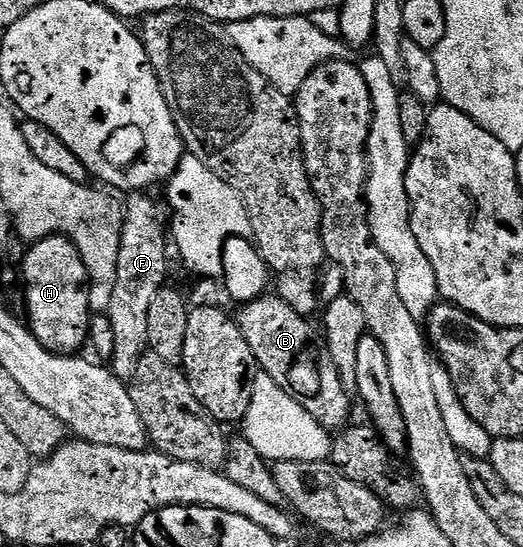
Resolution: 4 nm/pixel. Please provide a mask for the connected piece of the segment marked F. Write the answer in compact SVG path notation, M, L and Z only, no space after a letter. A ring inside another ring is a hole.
M133 193L128 196L129 200L124 200L123 203L123 214L125 217L125 224L121 230L121 240L119 241L119 261L117 262L117 272L115 273L115 289L111 289L111 305L107 312L109 319L111 321L112 331L115 332L115 351L114 355L111 358L111 370L118 379L122 381L128 381L132 379L133 374L135 373L135 365L139 365L141 356L145 353L148 348L149 342L147 341L147 313L151 310L151 300L155 297L155 293L159 293L159 289L163 286L166 286L167 280L165 279L169 275L169 251L171 255L171 243L167 238L167 228L171 223L171 215L167 210L166 204L161 203L157 199L152 199L152 194L149 193Z

